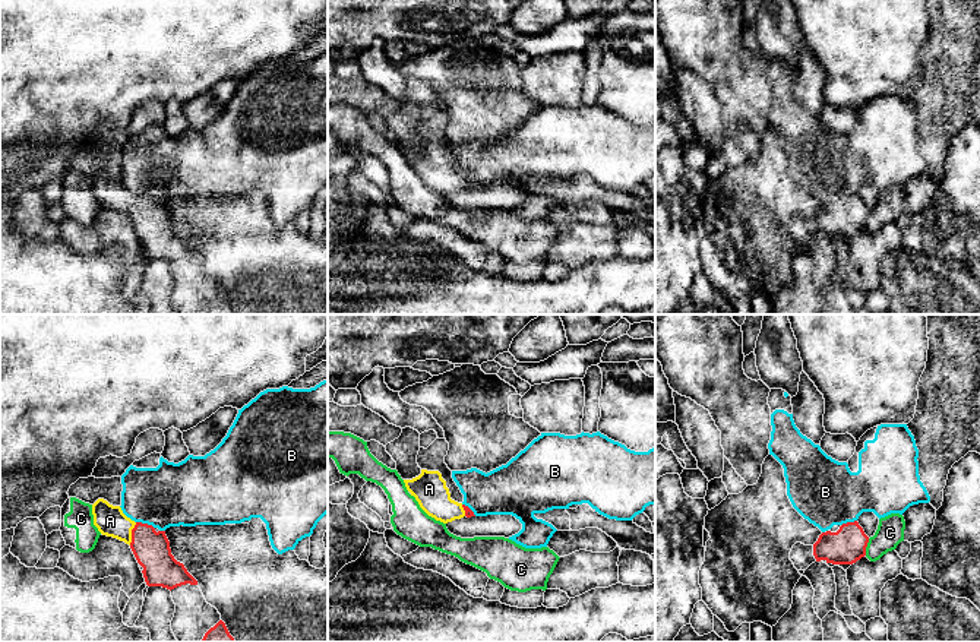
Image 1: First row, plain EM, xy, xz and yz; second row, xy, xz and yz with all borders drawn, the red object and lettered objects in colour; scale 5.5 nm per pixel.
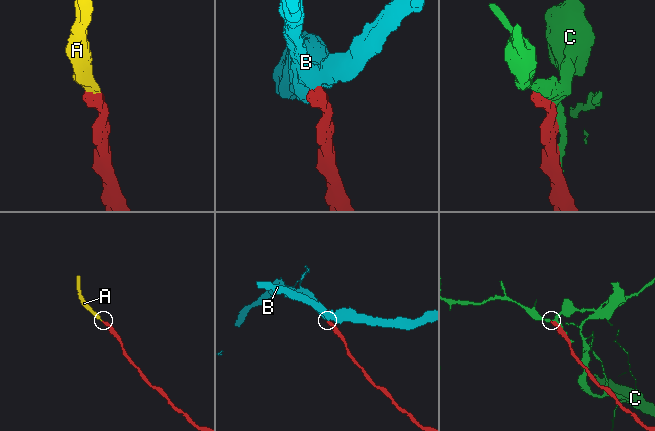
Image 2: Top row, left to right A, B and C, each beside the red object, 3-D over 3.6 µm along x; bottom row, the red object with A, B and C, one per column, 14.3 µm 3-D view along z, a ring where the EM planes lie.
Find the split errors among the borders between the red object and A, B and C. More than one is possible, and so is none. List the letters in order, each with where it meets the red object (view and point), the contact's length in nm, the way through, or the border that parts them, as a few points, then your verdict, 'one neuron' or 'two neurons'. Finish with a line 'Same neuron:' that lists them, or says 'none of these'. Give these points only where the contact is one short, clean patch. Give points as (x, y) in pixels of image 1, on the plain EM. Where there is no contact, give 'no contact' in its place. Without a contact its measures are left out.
A: xy (132, 206) | 130 nm | across xy (151, 221), (132, 206), (110, 193) | one neuron
B: xy (145, 196) | 110 nm | along xy (136, 193), (146, 195), (154, 201) | two neurons
C: yz (865, 220) | 100 nm | two neurons
Same neuron: A

